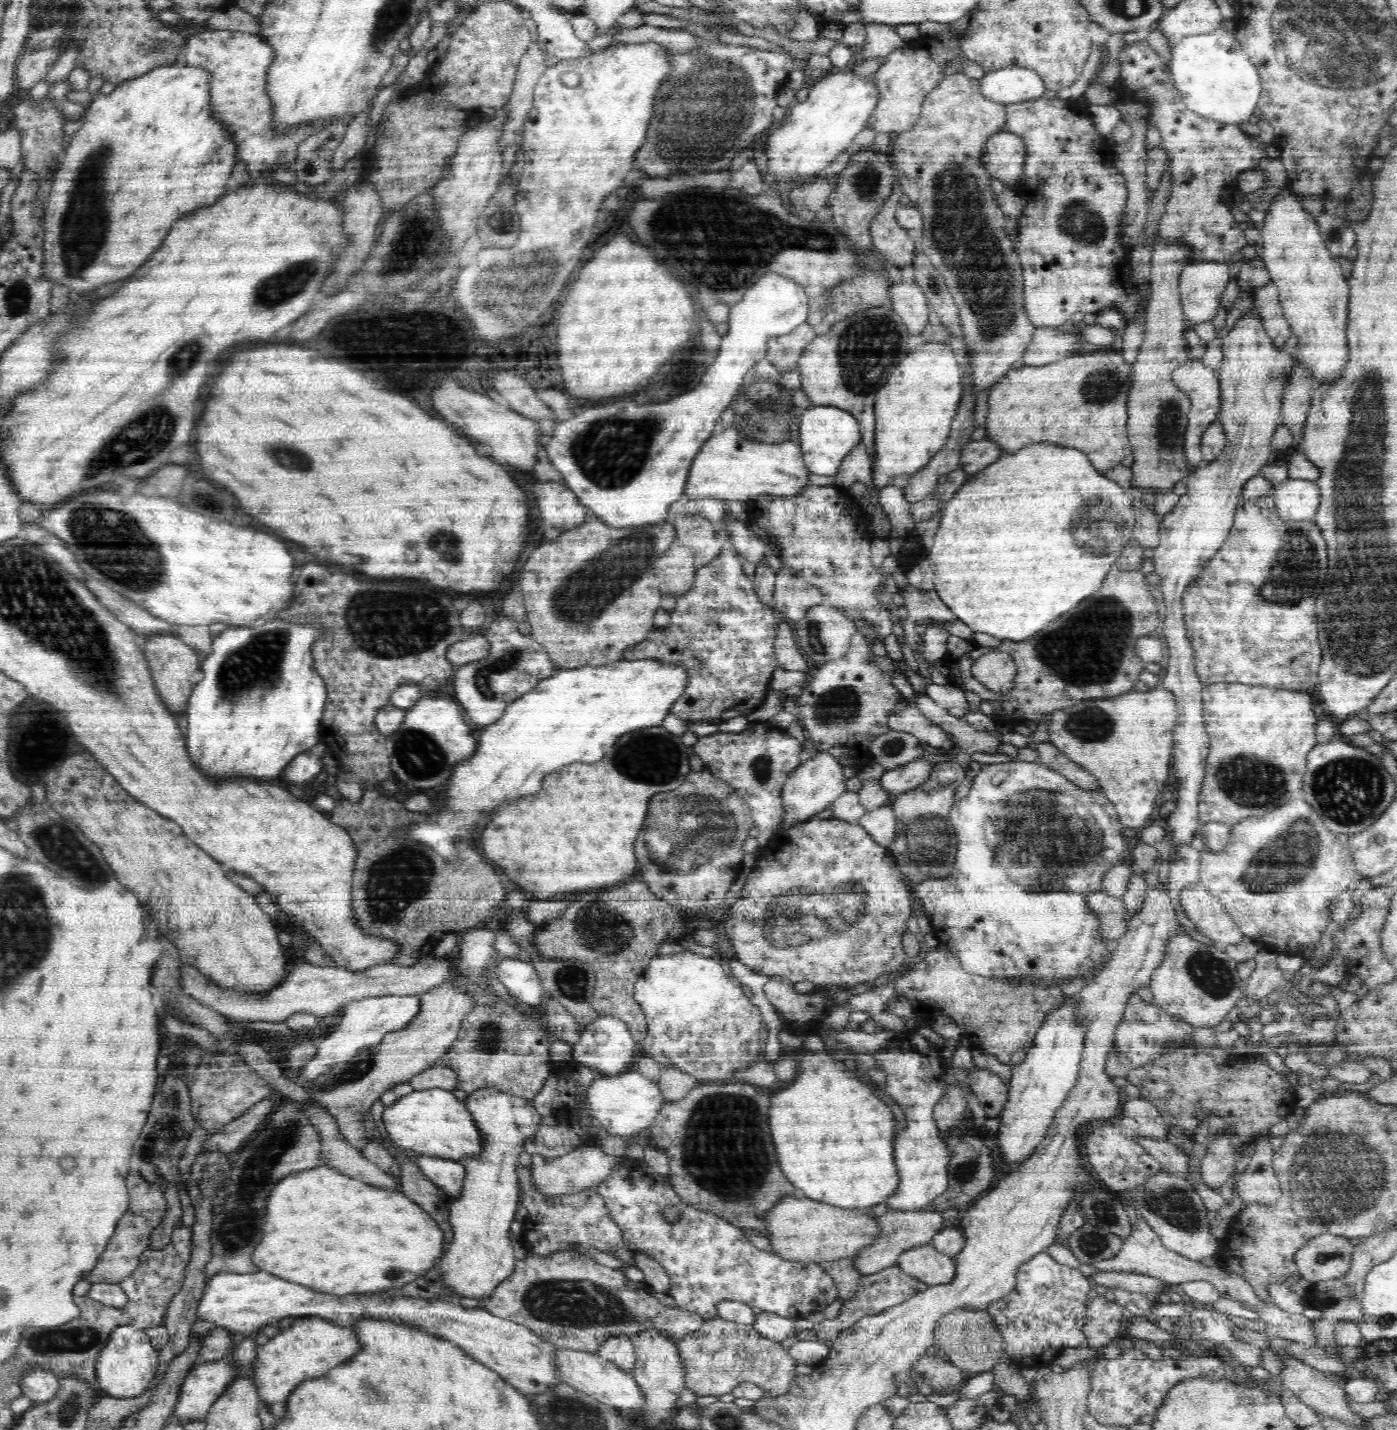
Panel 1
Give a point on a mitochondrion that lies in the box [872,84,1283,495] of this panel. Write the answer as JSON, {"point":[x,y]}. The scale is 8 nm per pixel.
{"point":[960,232]}

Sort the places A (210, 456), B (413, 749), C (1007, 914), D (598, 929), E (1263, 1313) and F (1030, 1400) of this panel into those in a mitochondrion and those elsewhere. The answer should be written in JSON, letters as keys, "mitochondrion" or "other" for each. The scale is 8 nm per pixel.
{"A":"other","B":"mitochondrion","C":"other","D":"mitochondrion","E":"other","F":"other"}

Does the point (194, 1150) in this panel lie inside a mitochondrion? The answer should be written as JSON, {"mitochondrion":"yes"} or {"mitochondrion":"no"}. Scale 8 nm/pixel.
{"mitochondrion":"no"}

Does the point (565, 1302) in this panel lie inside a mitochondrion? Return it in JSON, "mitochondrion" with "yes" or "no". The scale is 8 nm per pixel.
{"mitochondrion":"yes"}

